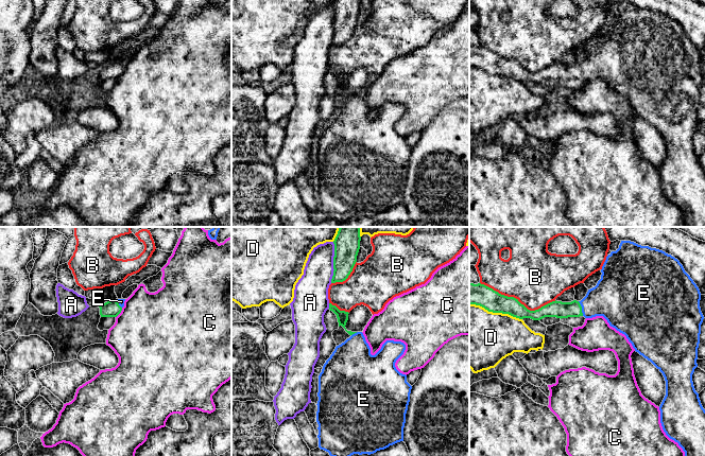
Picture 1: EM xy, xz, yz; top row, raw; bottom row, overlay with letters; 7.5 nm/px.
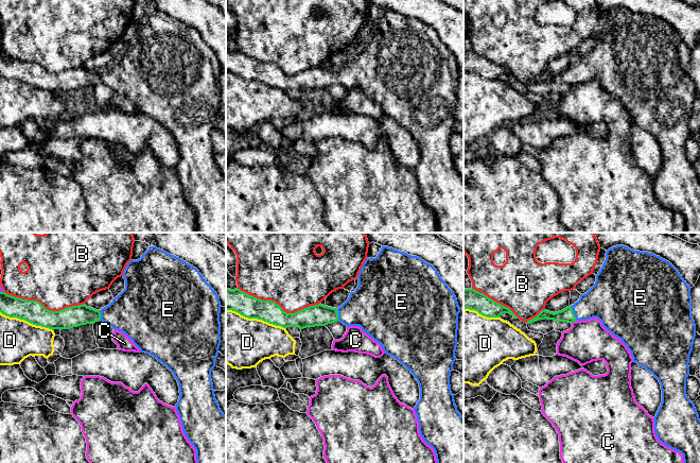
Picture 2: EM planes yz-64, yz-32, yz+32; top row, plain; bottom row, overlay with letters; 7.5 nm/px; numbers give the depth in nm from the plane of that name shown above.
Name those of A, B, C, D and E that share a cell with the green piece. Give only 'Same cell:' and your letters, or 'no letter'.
Same cell: E

